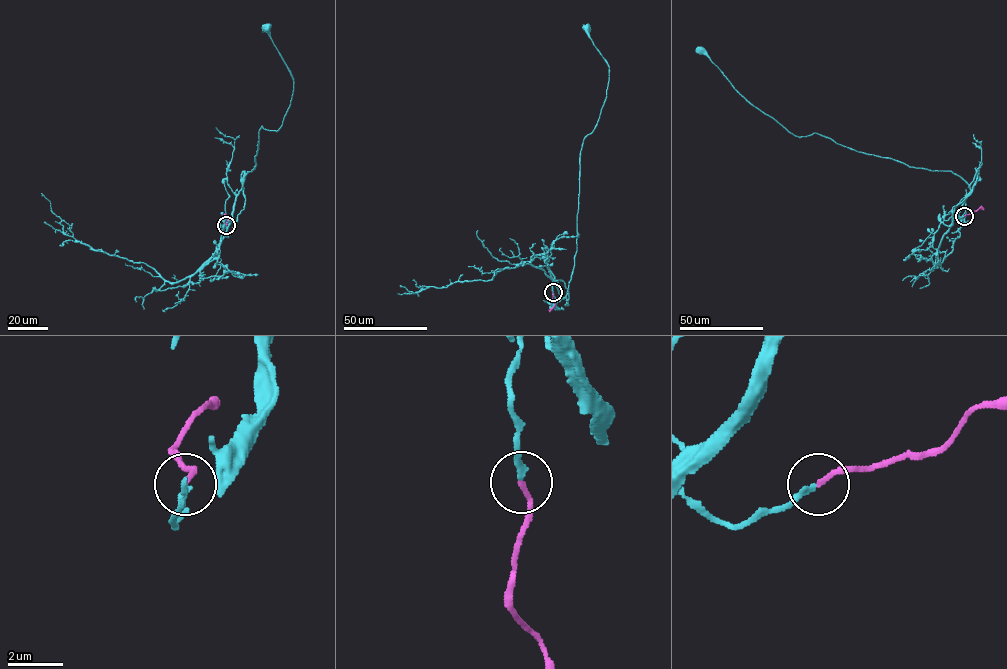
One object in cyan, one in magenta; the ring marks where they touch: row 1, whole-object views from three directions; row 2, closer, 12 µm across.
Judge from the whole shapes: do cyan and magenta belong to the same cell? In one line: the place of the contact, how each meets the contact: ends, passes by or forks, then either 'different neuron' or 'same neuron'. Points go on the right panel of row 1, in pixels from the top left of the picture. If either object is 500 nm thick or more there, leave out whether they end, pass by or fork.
at (964, 216); cyan ends there; magenta ends there; same neuron

